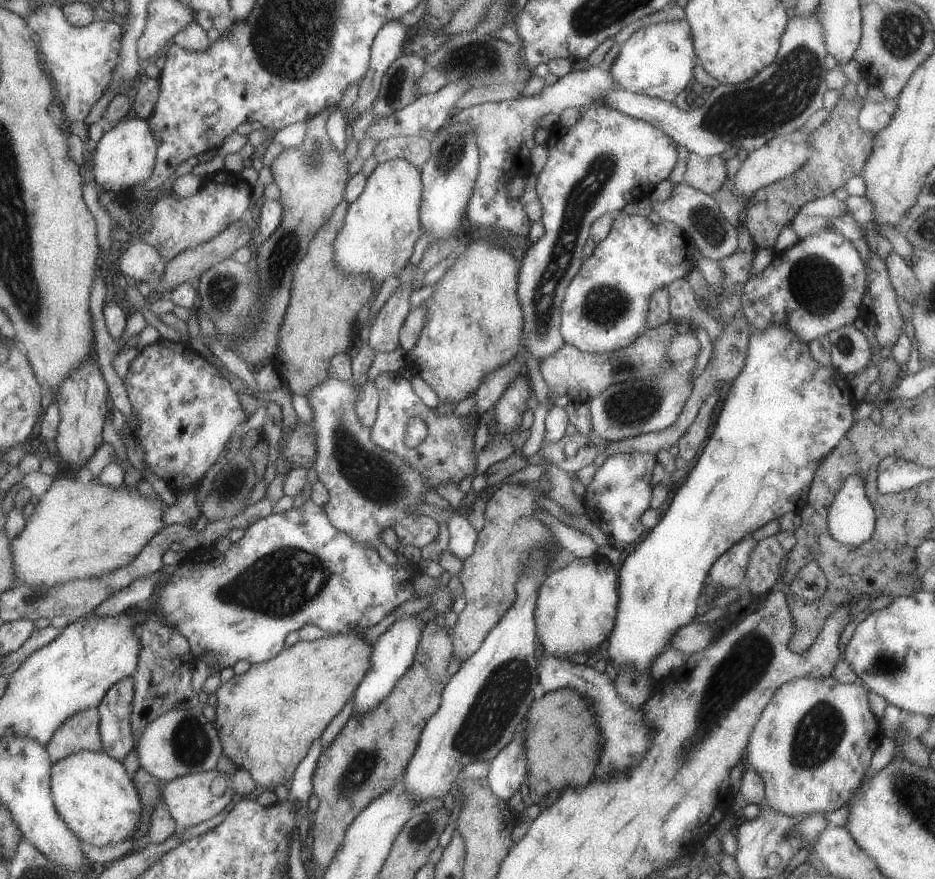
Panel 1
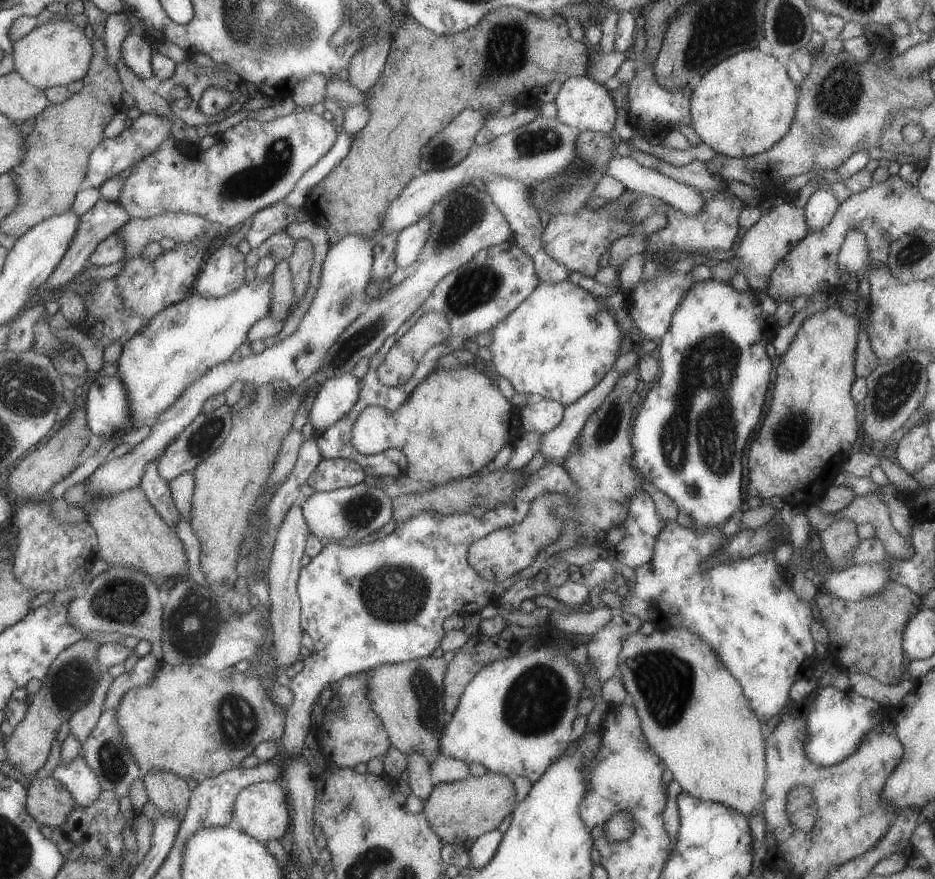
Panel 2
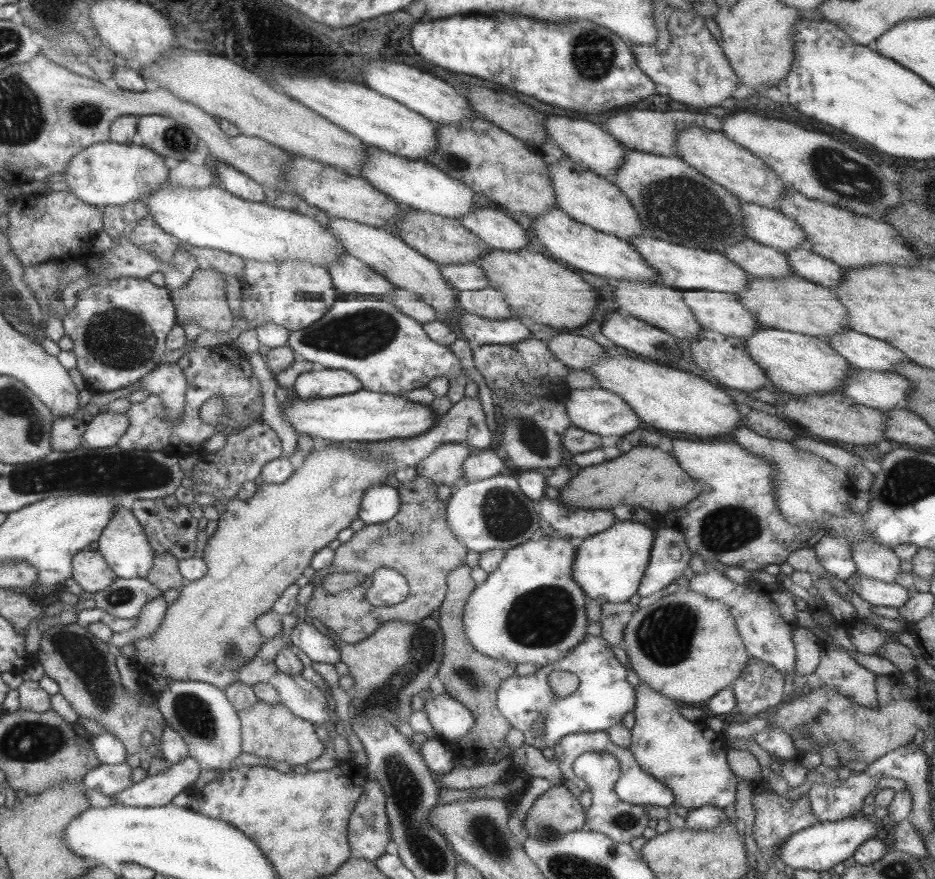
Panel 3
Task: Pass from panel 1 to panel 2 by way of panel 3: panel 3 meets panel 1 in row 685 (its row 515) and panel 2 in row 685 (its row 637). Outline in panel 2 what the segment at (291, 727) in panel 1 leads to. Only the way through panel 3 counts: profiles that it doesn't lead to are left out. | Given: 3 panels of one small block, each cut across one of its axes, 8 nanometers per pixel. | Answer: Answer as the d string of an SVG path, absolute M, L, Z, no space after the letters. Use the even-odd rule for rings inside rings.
M160 661L151 684L131 688L120 697L115 710L115 724L125 748L133 756L133 762L143 773L165 770L185 782L193 780L199 784L213 775L241 769L242 760L253 754L257 744L269 740L279 742L284 730L284 709L269 698L265 686L251 668L236 672L231 667L217 672L199 665L175 666Z

